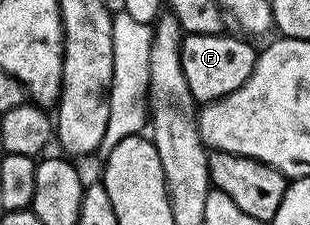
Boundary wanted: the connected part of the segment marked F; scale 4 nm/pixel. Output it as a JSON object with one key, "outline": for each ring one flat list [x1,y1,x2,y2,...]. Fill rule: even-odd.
{"outline":[[226,32,213,35,189,33,184,36,183,45,179,49,181,51,181,71,185,71,185,83,196,102,220,101,225,95,241,88,255,70,257,49,251,46,254,44,239,35,227,36]]}

